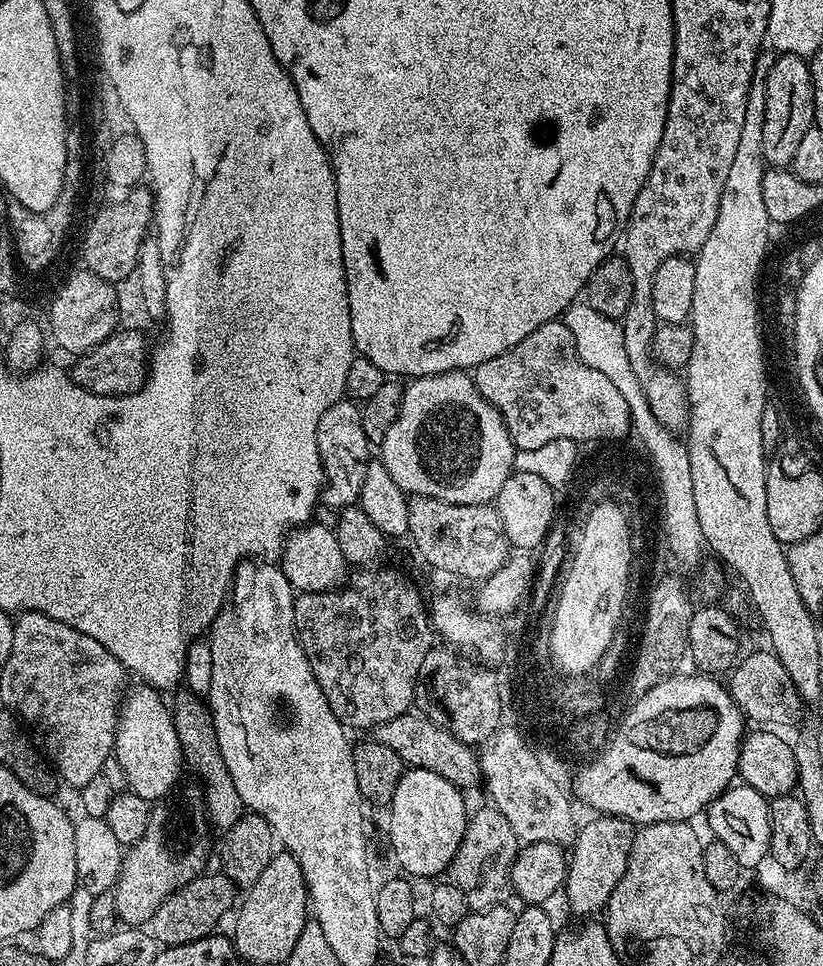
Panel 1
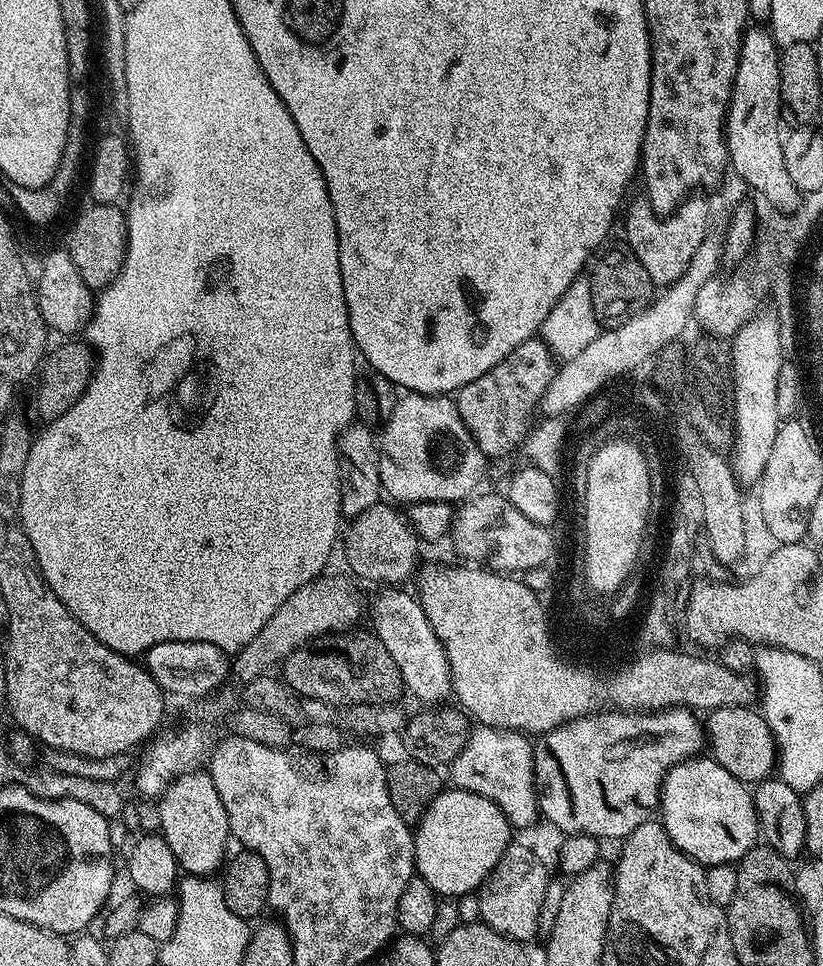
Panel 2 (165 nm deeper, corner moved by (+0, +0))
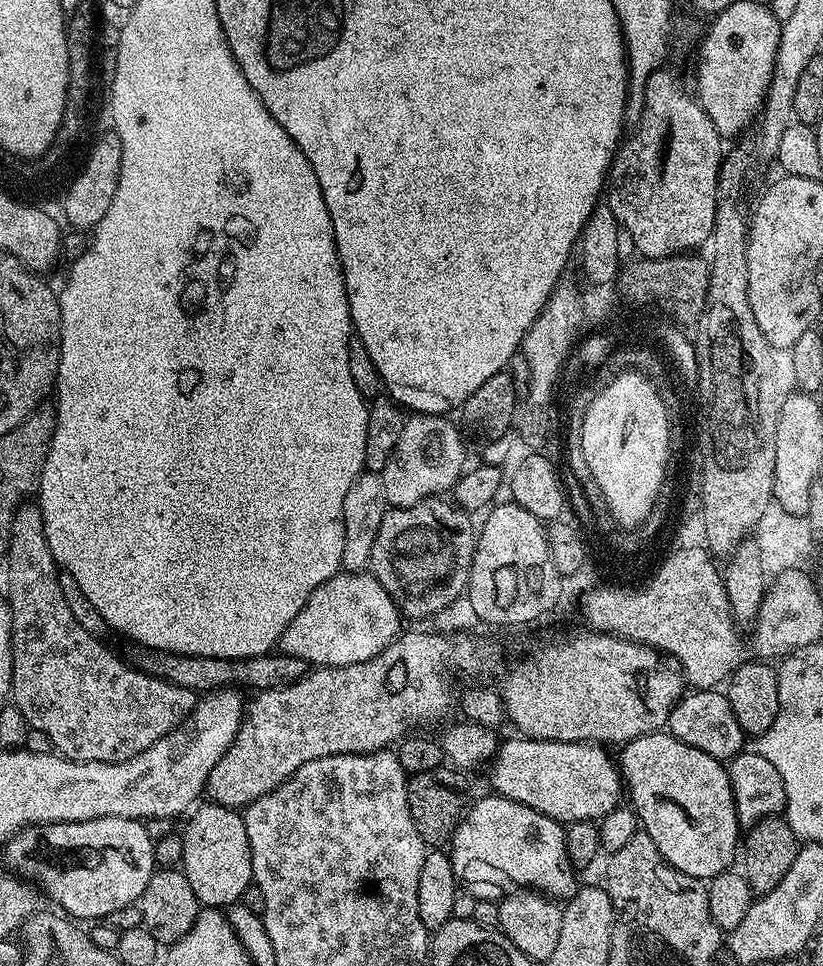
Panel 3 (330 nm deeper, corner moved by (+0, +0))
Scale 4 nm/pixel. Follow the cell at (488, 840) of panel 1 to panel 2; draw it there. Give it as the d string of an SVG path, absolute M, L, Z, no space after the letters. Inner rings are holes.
M519 842L509 844L498 866L494 866L492 873L478 889L480 920L511 940L525 942L534 939L536 932L541 931L540 911L549 879L548 868L536 857L534 849Z

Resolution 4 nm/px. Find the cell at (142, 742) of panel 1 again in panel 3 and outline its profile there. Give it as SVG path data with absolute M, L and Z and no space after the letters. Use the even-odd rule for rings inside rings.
M204 803L187 817L188 825L182 831L182 871L201 905L224 910L237 903L247 888L253 887L250 842L239 811L223 808L221 804Z

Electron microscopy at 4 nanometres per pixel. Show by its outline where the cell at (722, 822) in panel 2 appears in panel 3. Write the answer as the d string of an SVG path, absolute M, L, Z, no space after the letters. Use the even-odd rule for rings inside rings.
M667 730L629 740L619 752L618 767L627 799L628 796L632 799L630 804L642 831L652 839L654 846L658 846L662 858L666 858L670 866L682 870L682 874L690 874L695 880L705 882L729 871L733 867L732 859L738 856L742 829L736 817L727 767L721 761L710 758L710 754L702 754L702 750L694 750L694 746L686 746L686 742L674 739Z

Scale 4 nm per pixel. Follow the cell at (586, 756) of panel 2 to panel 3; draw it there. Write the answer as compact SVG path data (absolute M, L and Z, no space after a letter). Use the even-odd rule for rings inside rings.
M515 738L504 740L499 745L494 759L491 761L492 788L497 796L505 796L519 804L530 806L550 818L559 820L565 826L576 821L599 822L606 814L610 814L622 804L622 777L617 761L608 757L609 749L599 743L575 744L574 742L558 742L557 740L530 740Z

